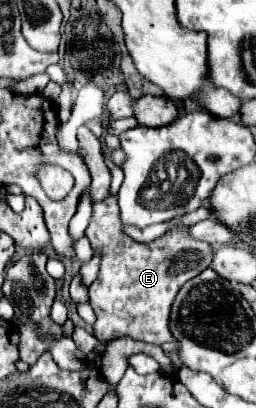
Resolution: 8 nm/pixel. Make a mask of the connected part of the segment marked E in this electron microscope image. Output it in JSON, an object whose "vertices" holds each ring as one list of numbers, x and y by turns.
{"vertices":[[117,196,95,202,93,222,87,228,87,238,93,250,101,252,99,276,89,286,91,306,97,314,93,336,101,344,129,336,133,340,161,346,173,340,169,330,169,316,179,288,211,266,213,246,195,240,189,234,189,226,173,226,151,244,135,242,123,232,121,226]]}

